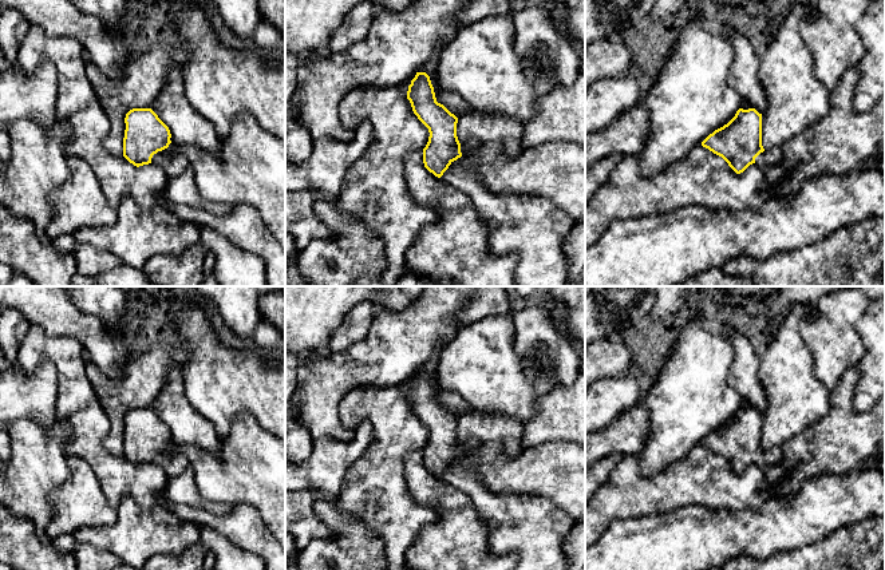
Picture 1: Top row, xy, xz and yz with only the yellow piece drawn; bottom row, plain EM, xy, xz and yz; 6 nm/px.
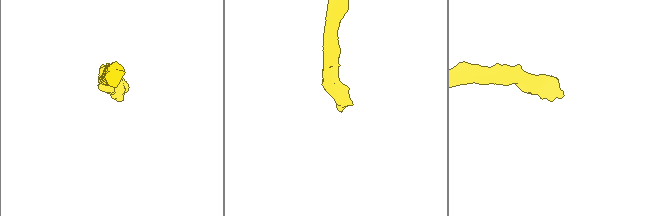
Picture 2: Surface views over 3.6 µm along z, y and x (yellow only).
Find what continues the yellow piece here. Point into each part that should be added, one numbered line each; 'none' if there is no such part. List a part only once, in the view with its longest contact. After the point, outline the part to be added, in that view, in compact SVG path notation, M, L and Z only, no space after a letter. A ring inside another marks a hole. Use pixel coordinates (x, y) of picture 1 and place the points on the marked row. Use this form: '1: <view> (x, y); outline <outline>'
1: xz (534, 229); outline M475 139L461 143L462 157L451 162L440 179L473 201L487 226L489 253L518 256L518 286L566 286L564 245L574 219L545 198L489 193L473 171L455 167L463 158L481 157L482 146Z

